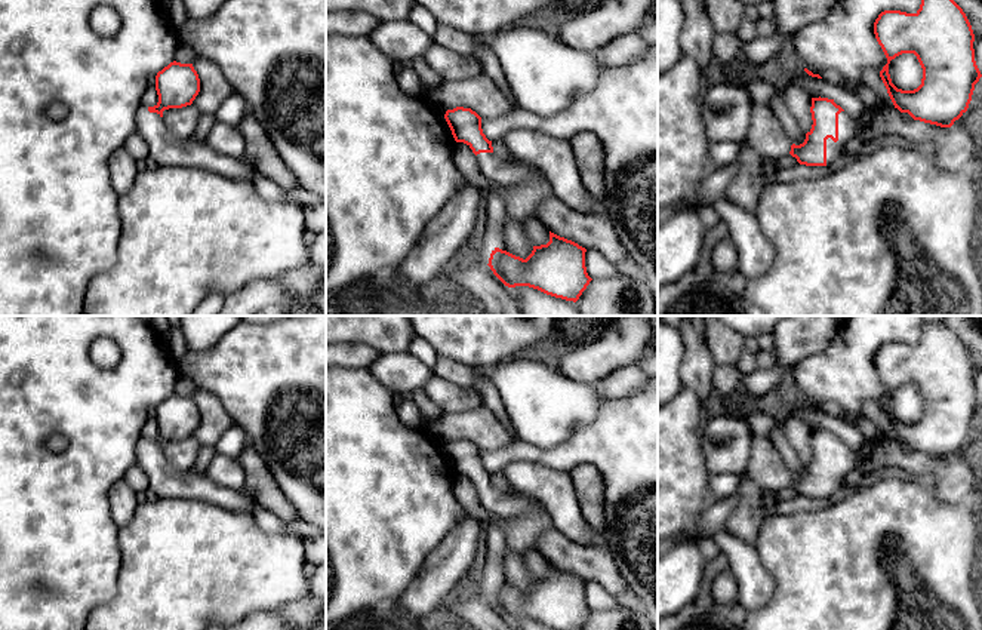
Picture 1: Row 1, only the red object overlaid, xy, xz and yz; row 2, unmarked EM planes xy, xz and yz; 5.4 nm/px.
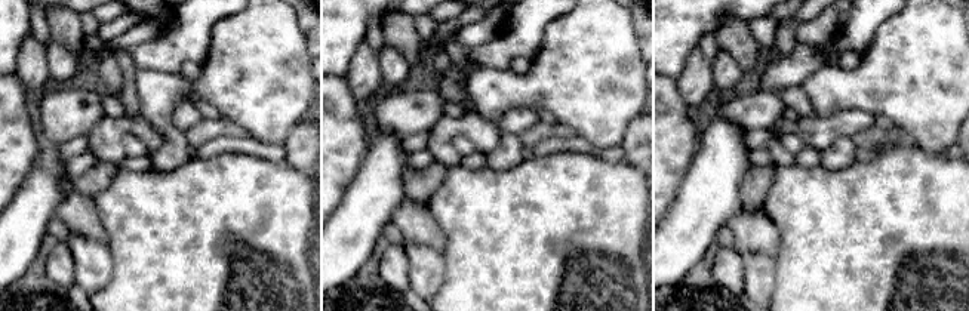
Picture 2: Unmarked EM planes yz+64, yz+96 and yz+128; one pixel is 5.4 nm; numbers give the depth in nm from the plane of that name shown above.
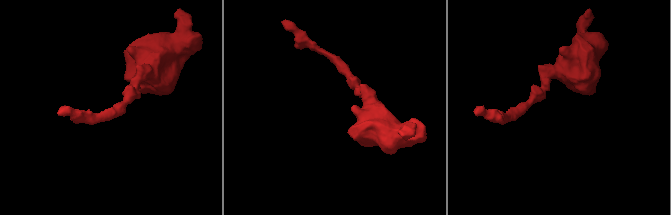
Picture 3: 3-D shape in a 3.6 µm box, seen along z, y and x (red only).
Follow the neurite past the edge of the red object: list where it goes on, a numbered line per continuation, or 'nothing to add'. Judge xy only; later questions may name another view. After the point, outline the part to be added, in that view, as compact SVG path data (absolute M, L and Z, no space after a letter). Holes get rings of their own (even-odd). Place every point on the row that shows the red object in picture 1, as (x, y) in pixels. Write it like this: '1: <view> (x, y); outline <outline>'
1: xy (165, 148); outline M142 105L136 116L138 132L150 148L148 160L157 166L188 166L206 169L230 179L253 184L253 169L243 160L221 154L194 138L178 138L163 117Z

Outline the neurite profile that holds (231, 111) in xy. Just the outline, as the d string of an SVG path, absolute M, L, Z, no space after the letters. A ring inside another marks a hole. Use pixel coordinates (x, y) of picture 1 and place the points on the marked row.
M233 92L218 108L215 119L218 123L237 126L247 111L247 102L238 92Z

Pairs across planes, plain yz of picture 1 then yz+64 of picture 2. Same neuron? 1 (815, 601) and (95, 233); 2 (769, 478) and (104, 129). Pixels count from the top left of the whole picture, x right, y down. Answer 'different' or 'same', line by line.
1: different
2: same

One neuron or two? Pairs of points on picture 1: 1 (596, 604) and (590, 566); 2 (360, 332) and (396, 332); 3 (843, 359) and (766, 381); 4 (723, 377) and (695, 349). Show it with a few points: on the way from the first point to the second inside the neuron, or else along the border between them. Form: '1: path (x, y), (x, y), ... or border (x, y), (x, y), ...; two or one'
1: border (587, 580), (596, 580), (616, 598); two
2: path (369, 332), (387, 332); one
3: border (796, 366), (791, 371); two
4: border (716, 363), (713, 386); two

